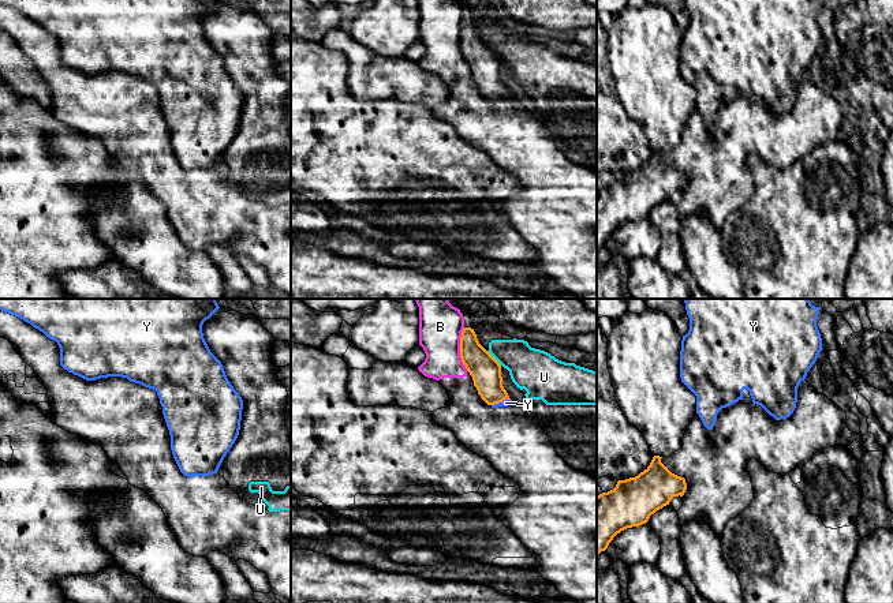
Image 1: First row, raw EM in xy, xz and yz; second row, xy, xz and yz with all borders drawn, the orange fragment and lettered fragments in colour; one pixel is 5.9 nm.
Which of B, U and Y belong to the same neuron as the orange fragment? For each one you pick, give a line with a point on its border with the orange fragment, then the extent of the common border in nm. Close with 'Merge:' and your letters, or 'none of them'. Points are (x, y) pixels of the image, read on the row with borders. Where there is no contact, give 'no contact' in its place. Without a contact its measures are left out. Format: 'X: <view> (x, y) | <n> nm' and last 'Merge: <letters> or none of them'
Y: xz (500, 401) | 120 nm
Merge: Y

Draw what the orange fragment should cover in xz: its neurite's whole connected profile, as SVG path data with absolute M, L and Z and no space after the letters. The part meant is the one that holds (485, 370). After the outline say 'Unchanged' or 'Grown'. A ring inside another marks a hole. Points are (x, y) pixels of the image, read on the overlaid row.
M471 327L462 332L460 357L472 377L478 394L487 405L497 408L513 404L502 386L500 363L479 344Z. Grown

